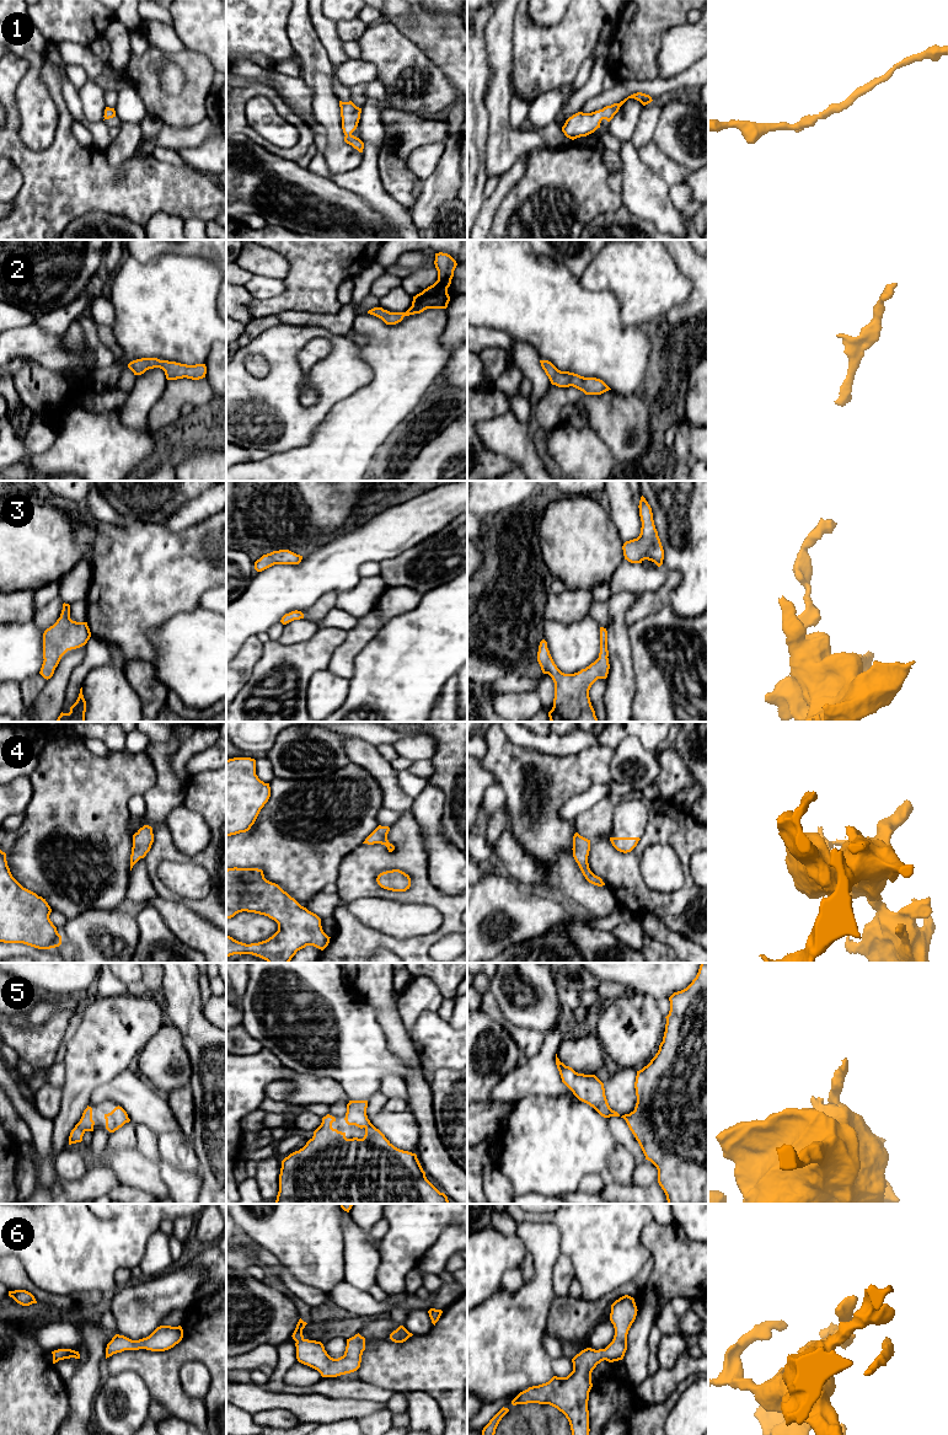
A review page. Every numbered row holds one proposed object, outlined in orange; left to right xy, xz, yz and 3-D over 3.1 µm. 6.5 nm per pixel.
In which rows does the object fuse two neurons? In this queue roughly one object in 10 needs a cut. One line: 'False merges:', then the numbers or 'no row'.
False merges: no row

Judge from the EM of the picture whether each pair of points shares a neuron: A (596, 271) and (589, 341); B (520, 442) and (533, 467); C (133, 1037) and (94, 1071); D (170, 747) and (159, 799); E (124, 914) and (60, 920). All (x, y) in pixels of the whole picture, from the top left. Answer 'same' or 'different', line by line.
A: different
B: same
C: same
D: same
E: different

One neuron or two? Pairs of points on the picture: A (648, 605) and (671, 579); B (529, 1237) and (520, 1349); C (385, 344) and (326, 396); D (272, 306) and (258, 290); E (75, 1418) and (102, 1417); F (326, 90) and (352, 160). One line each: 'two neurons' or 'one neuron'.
A: one neuron
B: one neuron
C: two neurons
D: two neurons
E: two neurons
F: one neuron

